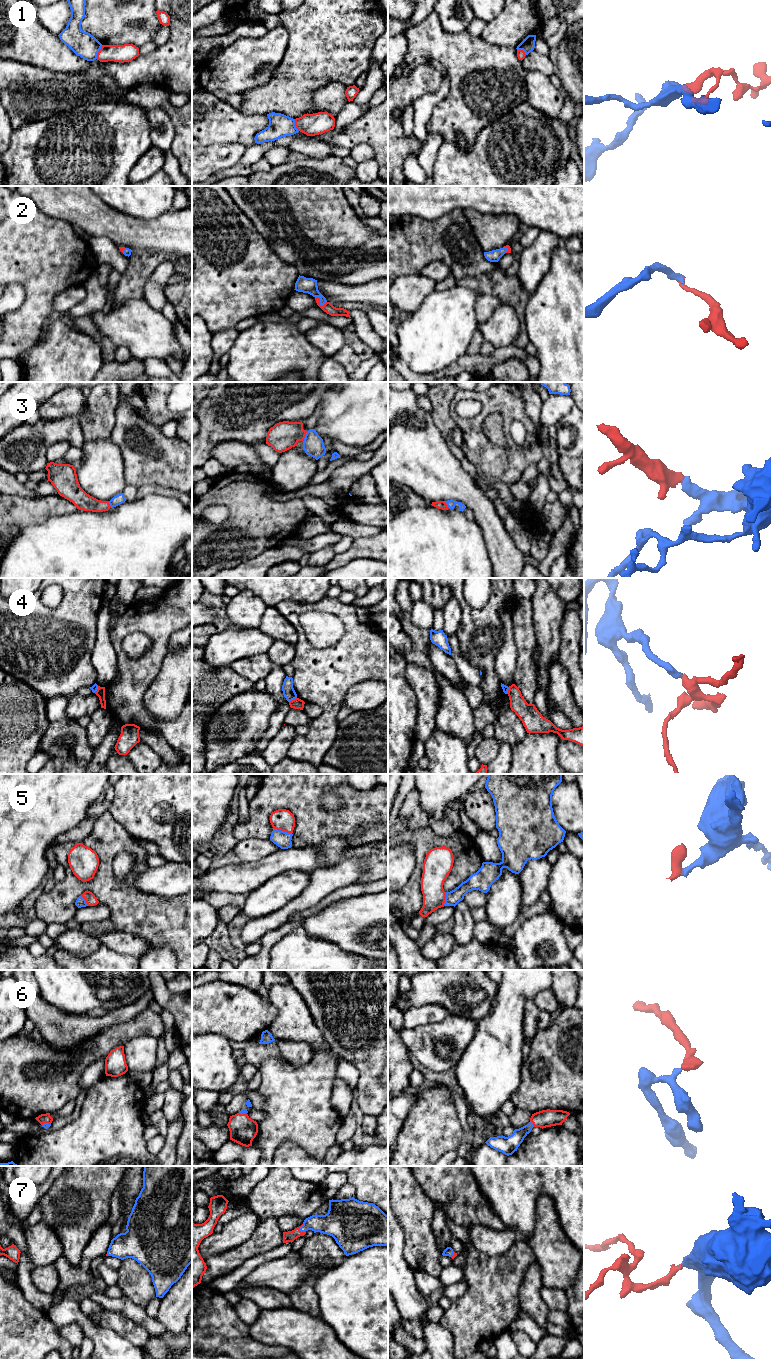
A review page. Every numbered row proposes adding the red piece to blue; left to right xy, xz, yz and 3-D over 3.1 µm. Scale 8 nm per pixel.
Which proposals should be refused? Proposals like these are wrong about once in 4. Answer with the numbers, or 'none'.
1, 4

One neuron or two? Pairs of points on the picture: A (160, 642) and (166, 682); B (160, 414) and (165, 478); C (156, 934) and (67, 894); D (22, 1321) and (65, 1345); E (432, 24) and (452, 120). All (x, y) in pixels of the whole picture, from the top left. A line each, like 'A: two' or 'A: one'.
A: two
B: two
C: one
D: one
E: one

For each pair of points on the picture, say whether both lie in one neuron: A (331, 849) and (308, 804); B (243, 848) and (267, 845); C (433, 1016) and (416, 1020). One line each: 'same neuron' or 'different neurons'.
A: different neurons
B: same neuron
C: same neuron

